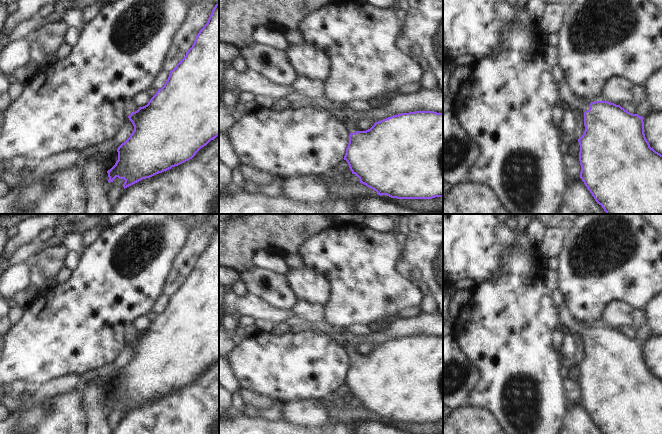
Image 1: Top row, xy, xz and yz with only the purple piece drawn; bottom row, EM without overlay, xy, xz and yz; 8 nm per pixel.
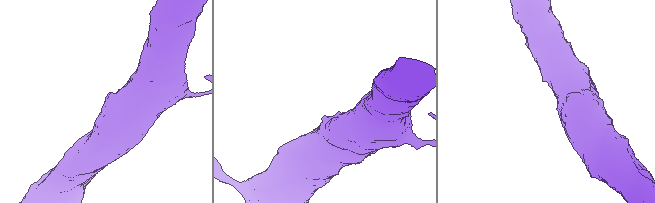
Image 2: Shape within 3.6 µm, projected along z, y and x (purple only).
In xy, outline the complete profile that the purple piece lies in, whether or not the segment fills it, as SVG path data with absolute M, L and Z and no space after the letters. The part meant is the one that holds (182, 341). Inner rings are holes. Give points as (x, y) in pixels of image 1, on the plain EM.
M219 227L213 232L186 280L170 295L164 310L143 331L138 331L132 323L126 325L124 336L132 346L134 355L118 371L118 384L107 395L109 407L116 401L125 404L124 413L192 383L202 371L219 359Z

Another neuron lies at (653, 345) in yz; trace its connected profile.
M652 335L643 341L644 358L650 371L662 379L662 335Z

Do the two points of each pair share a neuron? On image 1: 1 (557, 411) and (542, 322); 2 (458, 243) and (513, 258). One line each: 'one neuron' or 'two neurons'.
1: one neuron
2: two neurons

